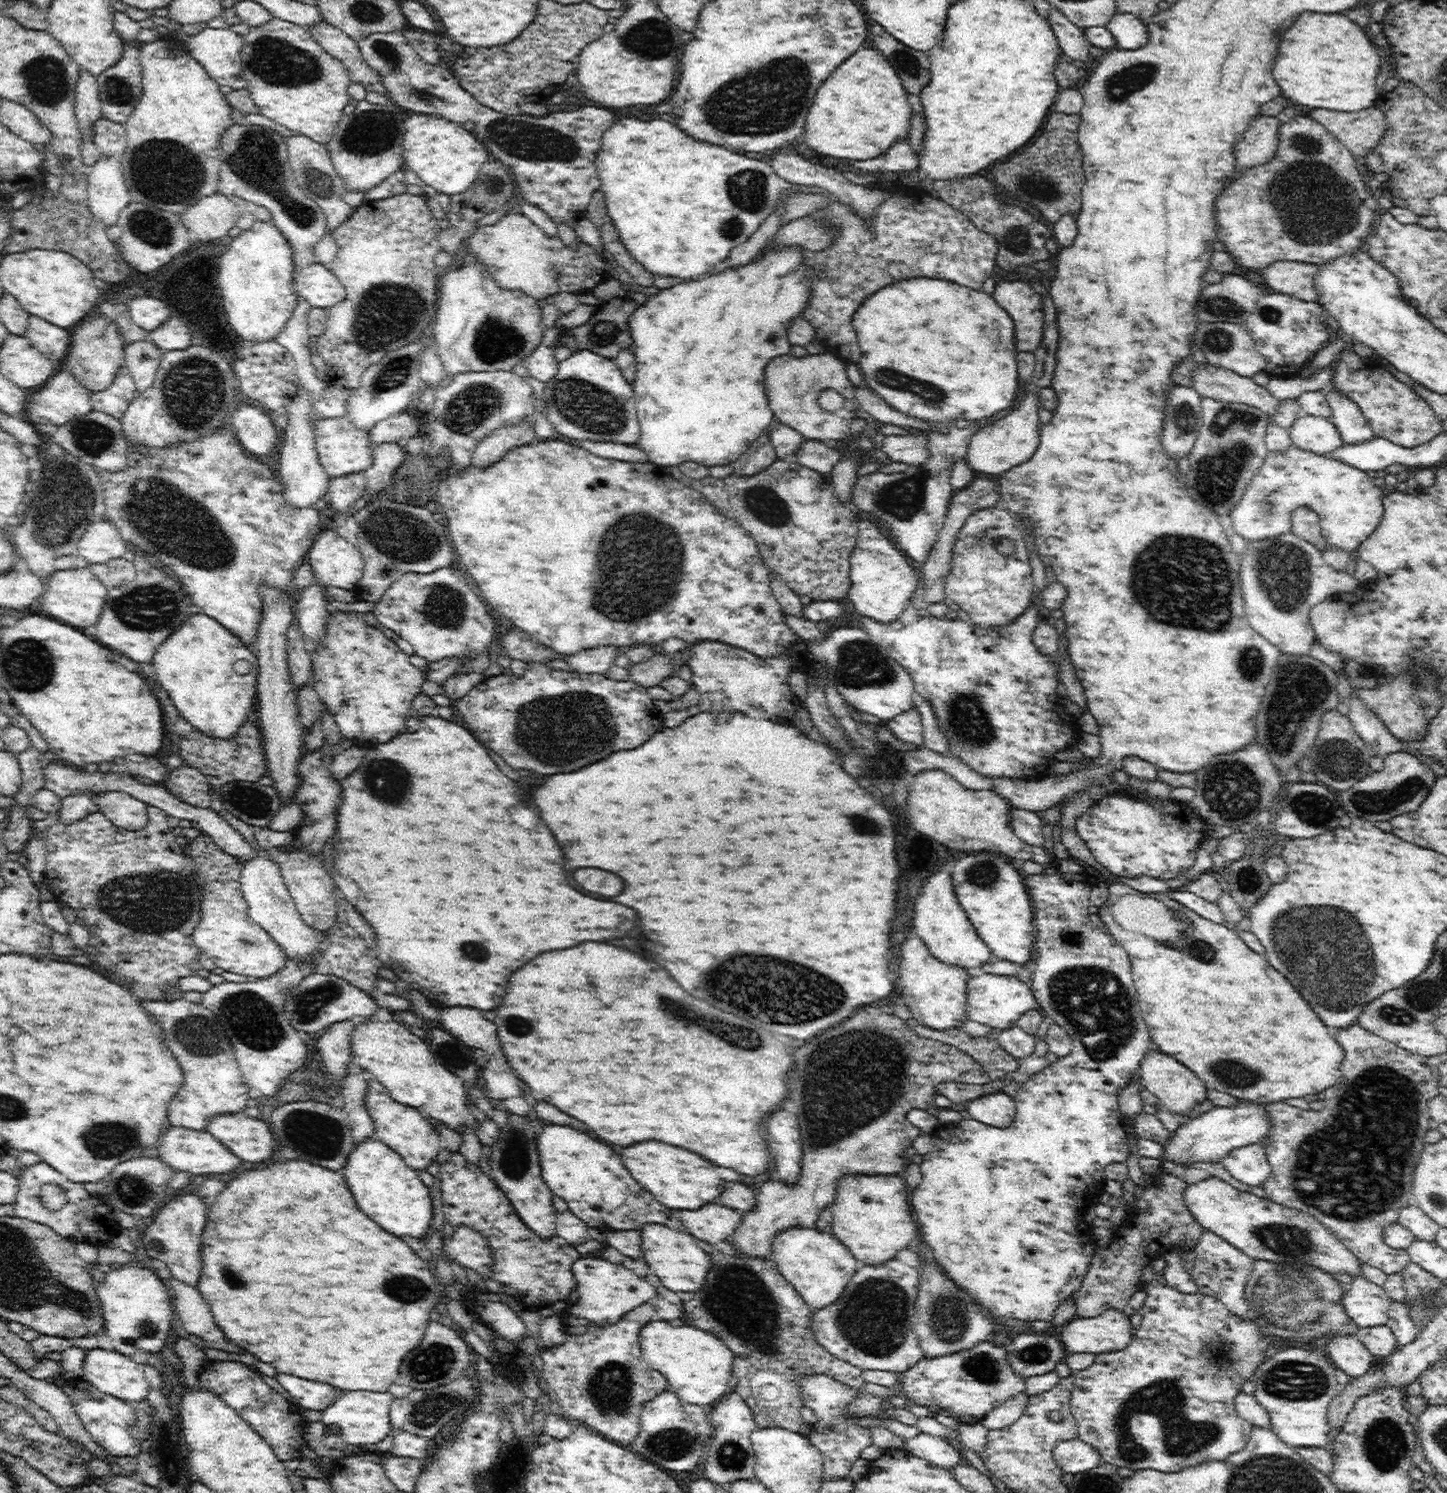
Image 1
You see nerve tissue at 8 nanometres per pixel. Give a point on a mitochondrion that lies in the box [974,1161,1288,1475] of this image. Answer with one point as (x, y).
(1184, 1435)

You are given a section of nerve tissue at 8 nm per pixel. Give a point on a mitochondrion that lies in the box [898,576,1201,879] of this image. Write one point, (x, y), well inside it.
(968, 722)

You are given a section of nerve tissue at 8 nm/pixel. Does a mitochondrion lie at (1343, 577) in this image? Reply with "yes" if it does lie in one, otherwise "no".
no

